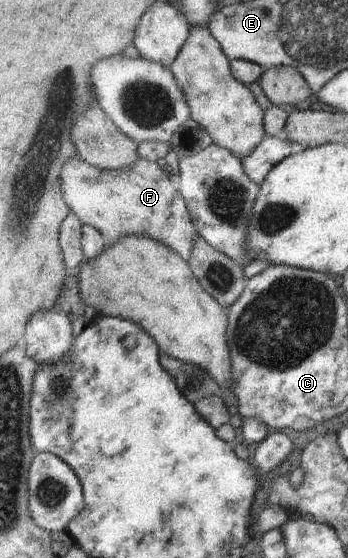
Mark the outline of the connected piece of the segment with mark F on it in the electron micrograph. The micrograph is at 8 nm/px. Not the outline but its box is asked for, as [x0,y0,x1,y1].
[64,156,198,263]

